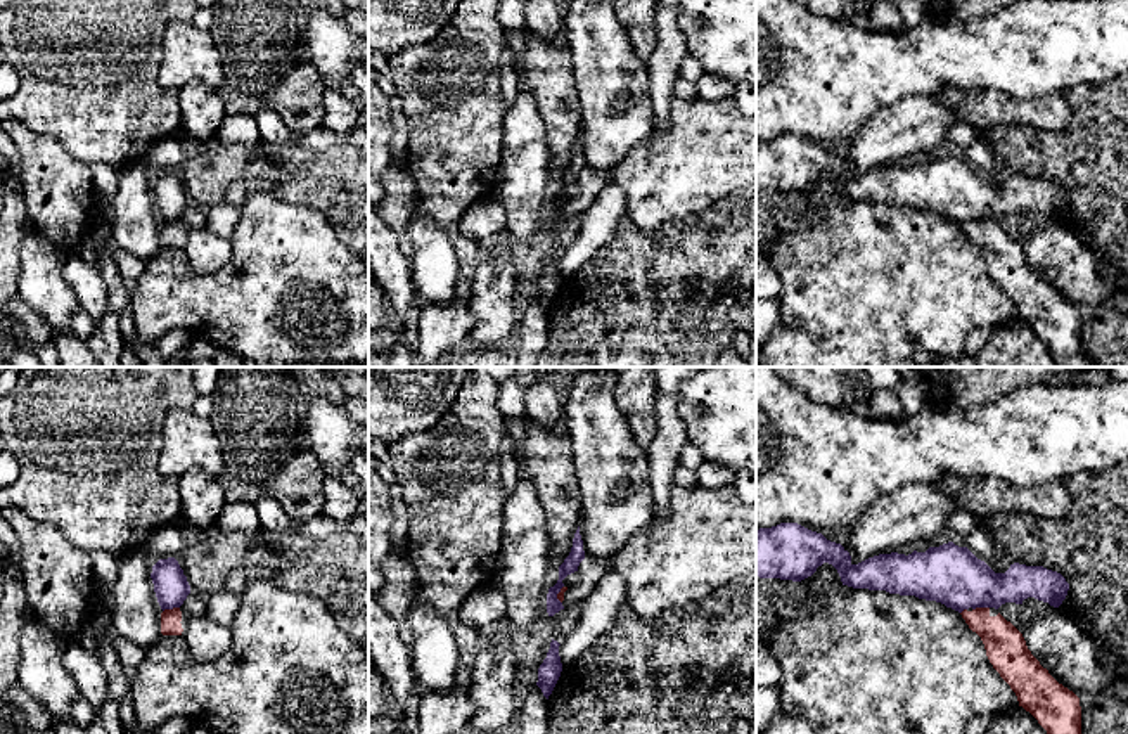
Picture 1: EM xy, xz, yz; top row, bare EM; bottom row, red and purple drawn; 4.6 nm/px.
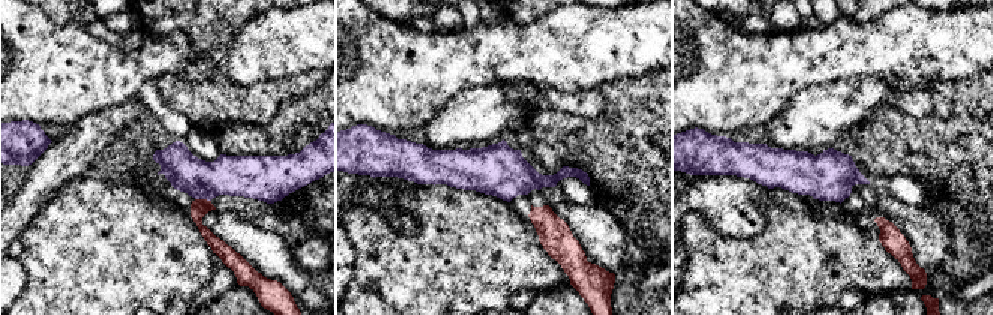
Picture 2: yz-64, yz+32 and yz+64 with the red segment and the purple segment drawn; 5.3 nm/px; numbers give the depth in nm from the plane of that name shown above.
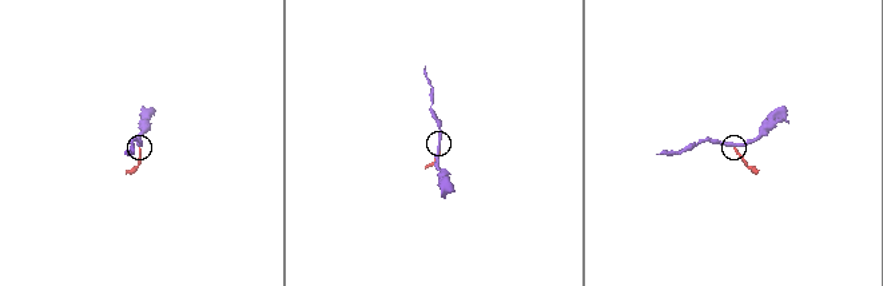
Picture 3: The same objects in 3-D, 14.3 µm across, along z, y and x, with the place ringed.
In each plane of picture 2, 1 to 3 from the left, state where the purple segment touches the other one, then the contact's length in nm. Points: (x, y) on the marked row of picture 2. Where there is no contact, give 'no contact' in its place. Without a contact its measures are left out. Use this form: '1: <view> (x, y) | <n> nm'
1: yz-64 (203, 200) | 90 nm
2: no contact
3: no contact

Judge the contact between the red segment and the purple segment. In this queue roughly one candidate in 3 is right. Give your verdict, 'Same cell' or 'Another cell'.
Another cell

